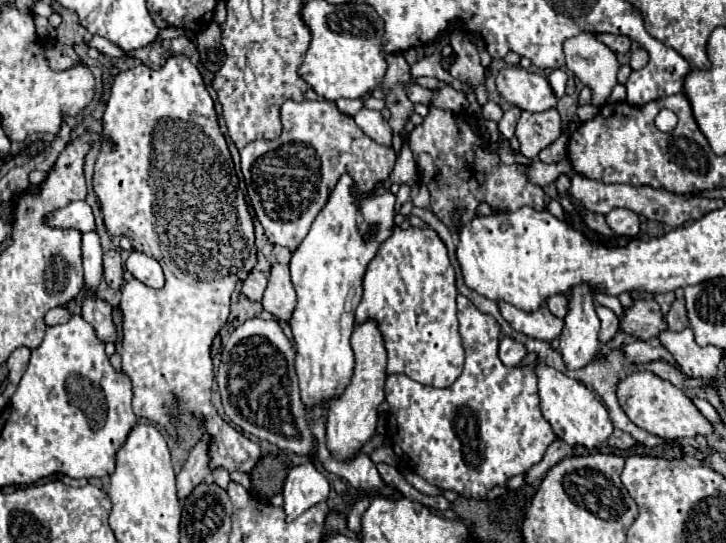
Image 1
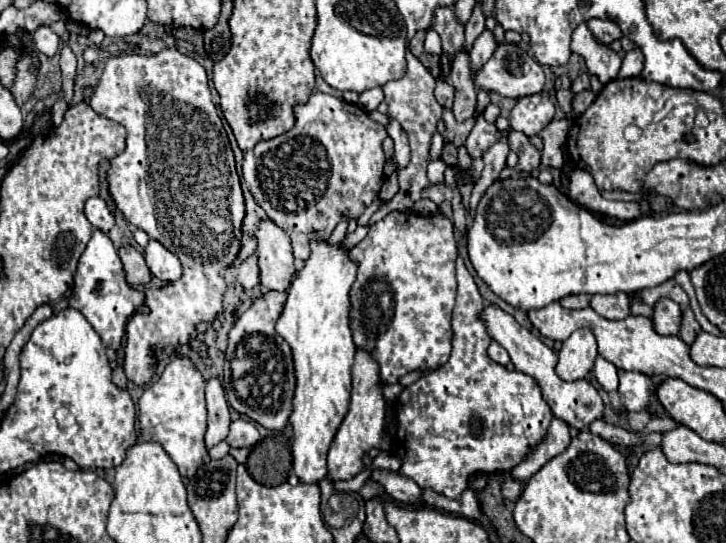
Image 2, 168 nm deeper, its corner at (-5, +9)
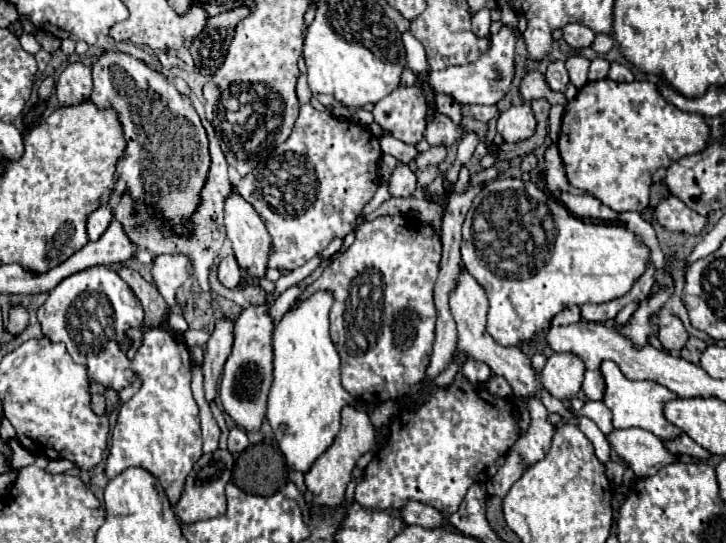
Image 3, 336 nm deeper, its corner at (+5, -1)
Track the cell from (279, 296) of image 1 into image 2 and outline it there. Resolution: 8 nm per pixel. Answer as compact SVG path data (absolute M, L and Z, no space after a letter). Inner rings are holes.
M262 220L258 224L258 264L260 264L260 280L266 290L288 294L294 268L294 254L290 240L282 228L278 228L270 220Z

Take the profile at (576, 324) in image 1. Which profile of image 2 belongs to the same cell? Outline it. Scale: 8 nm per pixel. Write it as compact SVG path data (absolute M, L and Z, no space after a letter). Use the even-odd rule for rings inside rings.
M580 328L568 340L562 342L556 372L562 380L584 378L592 370L596 356L598 356L598 344L592 330Z

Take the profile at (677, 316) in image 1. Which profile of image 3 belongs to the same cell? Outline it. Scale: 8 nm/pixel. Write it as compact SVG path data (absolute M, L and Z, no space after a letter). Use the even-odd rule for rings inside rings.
M690 338L688 342L686 342L686 346L684 346L684 350L680 352L680 356L684 358L684 360L688 360L688 362L692 362L692 364L700 364L700 356L702 356L702 352L706 350L706 342L702 342L702 340L698 340L698 338Z

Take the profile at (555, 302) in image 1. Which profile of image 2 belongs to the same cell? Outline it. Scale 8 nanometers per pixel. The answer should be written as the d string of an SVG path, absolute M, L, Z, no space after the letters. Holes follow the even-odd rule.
M574 294L574 296L564 296L560 300L564 308L586 308L590 304L590 294Z

